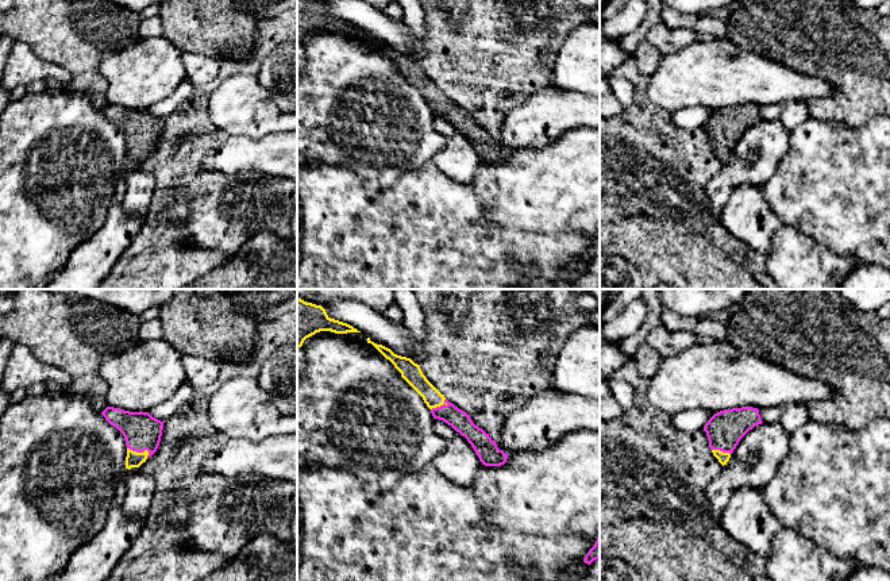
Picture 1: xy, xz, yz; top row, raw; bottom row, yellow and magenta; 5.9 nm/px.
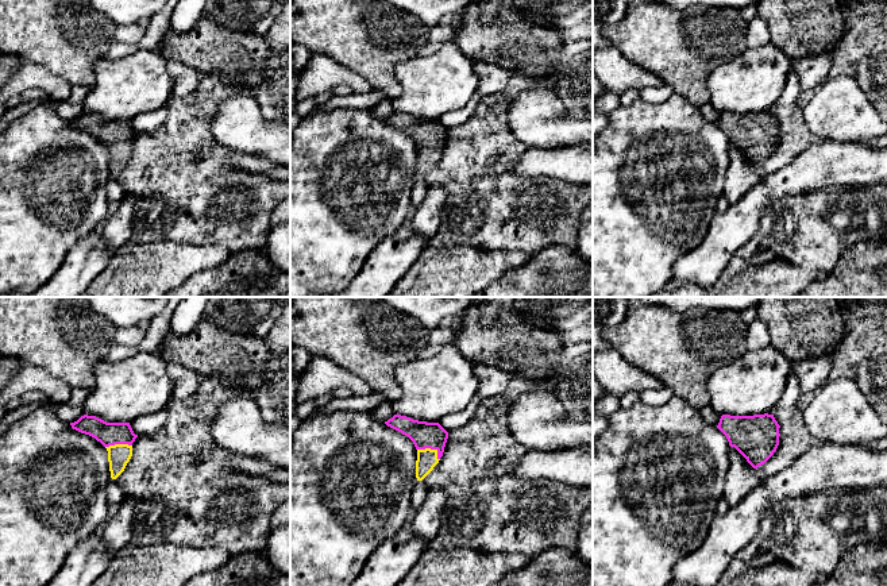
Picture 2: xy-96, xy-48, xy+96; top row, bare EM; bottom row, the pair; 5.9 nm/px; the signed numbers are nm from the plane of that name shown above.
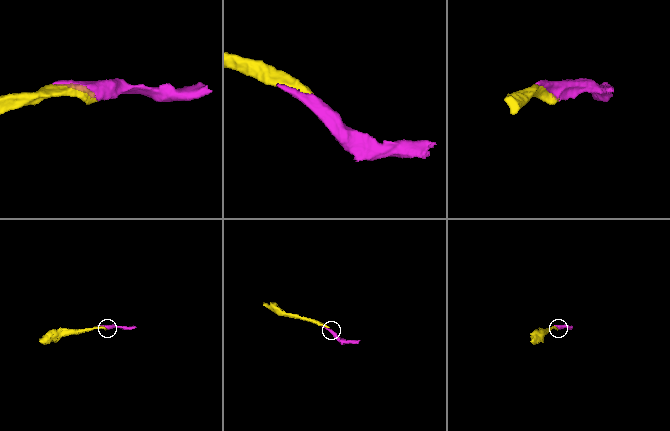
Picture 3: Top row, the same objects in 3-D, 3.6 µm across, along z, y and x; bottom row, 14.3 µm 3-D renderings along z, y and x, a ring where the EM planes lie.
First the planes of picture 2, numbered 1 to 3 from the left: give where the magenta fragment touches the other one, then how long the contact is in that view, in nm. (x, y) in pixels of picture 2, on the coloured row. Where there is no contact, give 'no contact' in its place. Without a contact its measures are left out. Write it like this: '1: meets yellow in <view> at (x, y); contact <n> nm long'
1: meets yellow in xy-96 at (118, 444); contact 160 nm long
2: meets yellow in xy-48 at (429, 448); contact 150 nm long
3: no contact

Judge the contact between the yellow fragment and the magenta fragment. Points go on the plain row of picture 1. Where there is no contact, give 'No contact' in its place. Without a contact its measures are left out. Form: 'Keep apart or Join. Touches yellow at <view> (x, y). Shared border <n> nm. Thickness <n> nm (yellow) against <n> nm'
Join. Touches yellow at xy (139, 150). Shared border 140 nm. Thickness 100 nm (yellow) against 220 nm

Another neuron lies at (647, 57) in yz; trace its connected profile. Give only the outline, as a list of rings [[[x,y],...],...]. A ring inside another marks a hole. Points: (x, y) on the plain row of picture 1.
[[[644,39],[636,46],[632,58],[636,61],[637,72],[648,78],[656,70],[662,55],[654,45]]]

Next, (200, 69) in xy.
[[[184,53],[182,62],[185,66],[185,78],[193,86],[211,82],[219,73],[220,59],[194,53]]]

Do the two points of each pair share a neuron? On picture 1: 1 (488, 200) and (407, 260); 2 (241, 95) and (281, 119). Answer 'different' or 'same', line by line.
1: same
2: same

